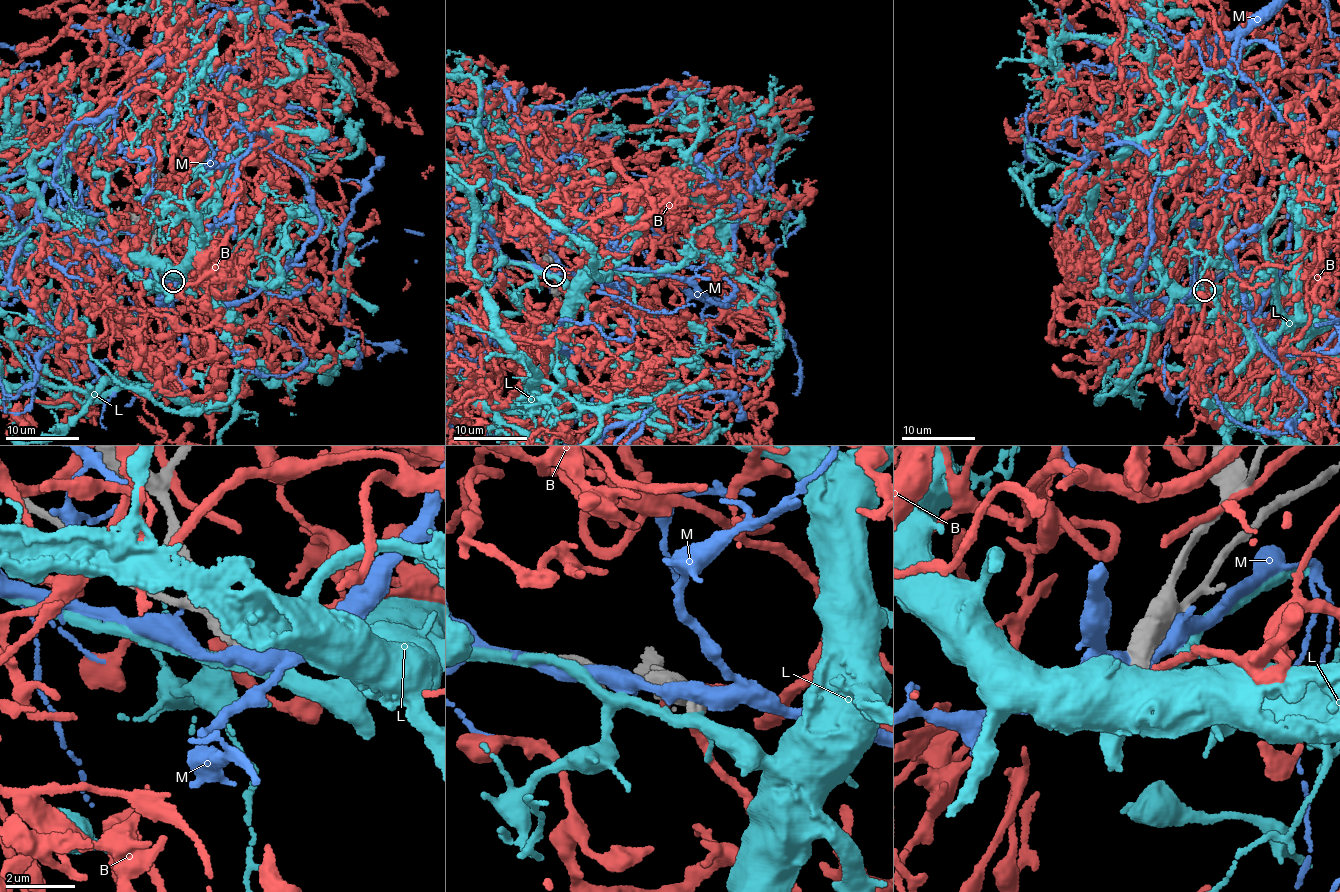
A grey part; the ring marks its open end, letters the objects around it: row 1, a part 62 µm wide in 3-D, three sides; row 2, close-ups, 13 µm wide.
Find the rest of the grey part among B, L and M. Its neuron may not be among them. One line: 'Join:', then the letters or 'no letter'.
Join: L

